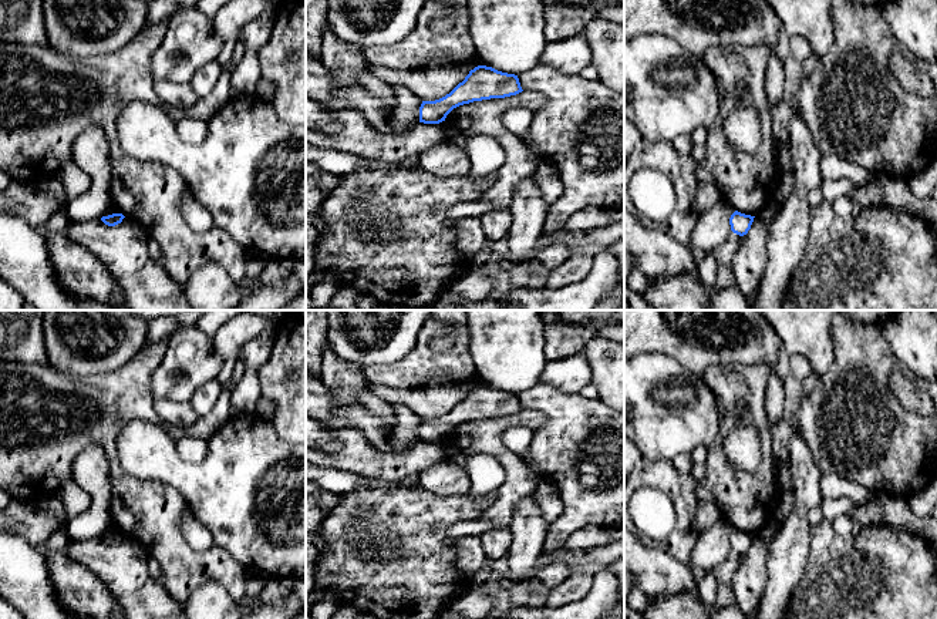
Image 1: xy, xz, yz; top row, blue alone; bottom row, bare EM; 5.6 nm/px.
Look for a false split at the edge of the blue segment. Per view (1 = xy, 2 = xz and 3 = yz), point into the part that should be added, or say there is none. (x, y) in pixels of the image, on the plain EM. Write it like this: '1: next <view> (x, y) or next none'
1: next none
2: next none
3: next none

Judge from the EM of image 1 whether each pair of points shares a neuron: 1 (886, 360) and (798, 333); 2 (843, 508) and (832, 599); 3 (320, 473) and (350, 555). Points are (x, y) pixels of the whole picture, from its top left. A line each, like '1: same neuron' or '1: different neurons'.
1: different neurons
2: different neurons
3: different neurons

